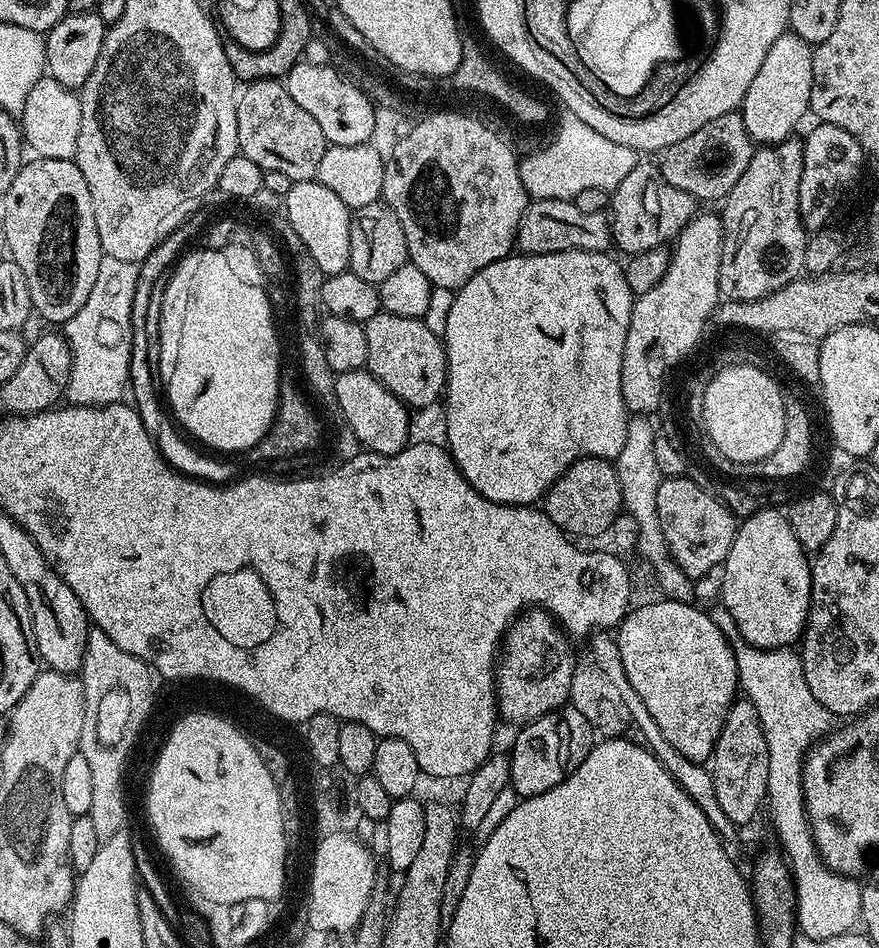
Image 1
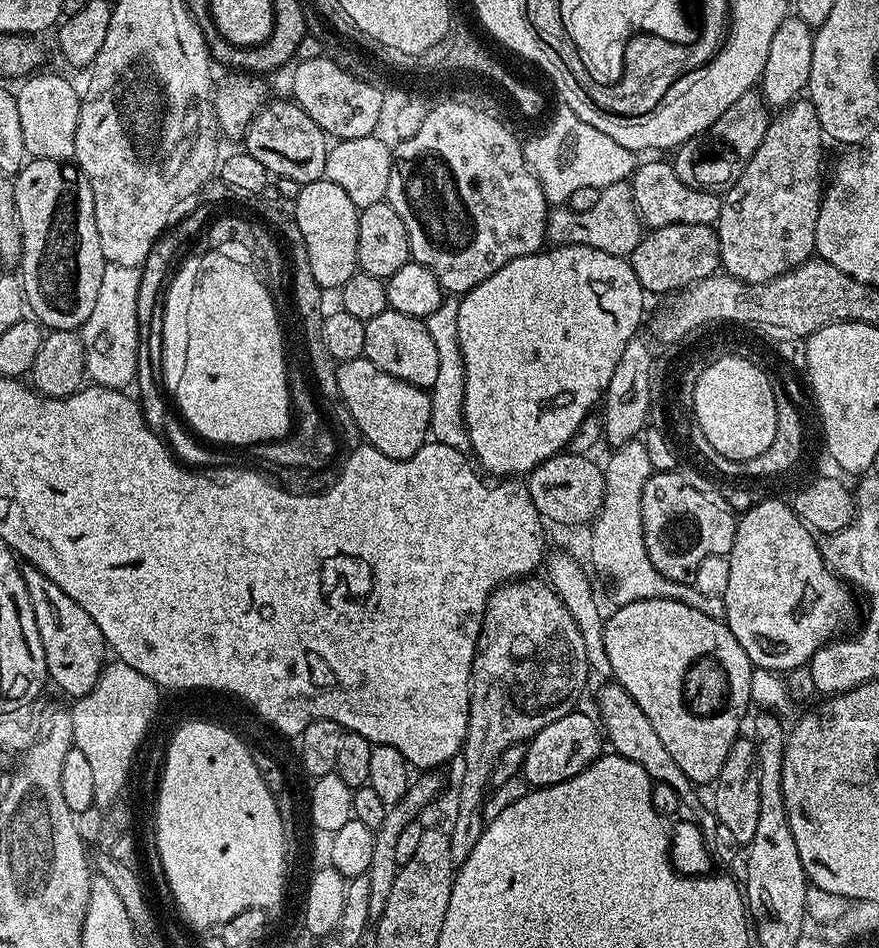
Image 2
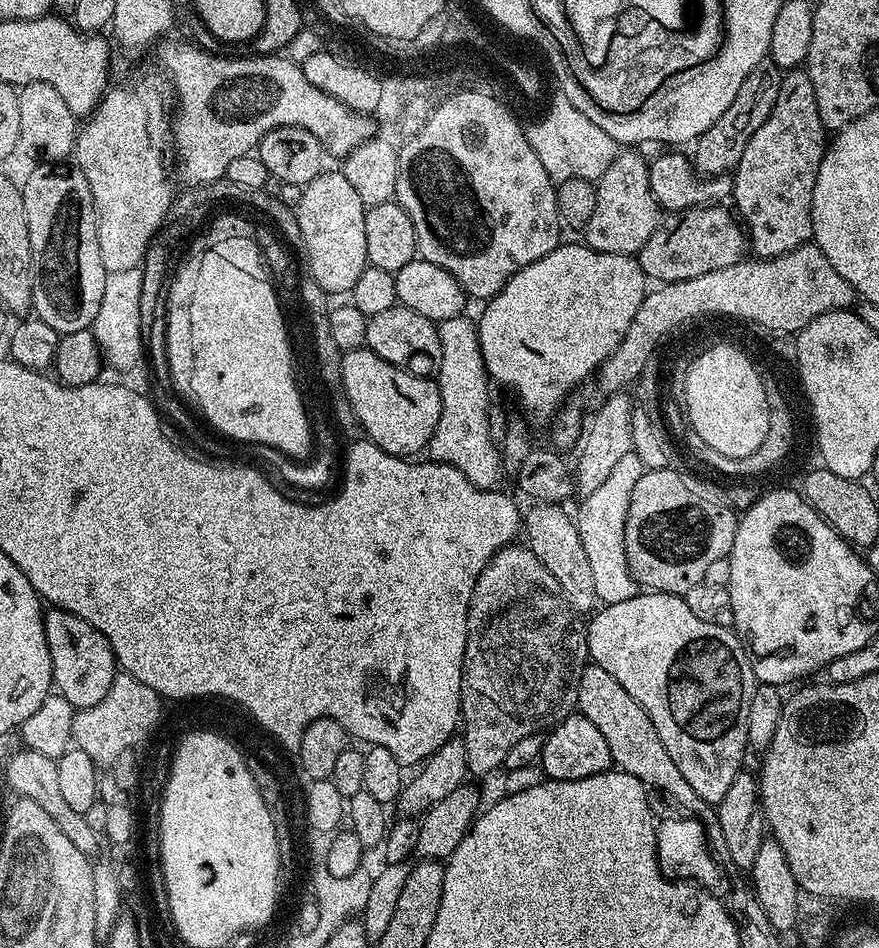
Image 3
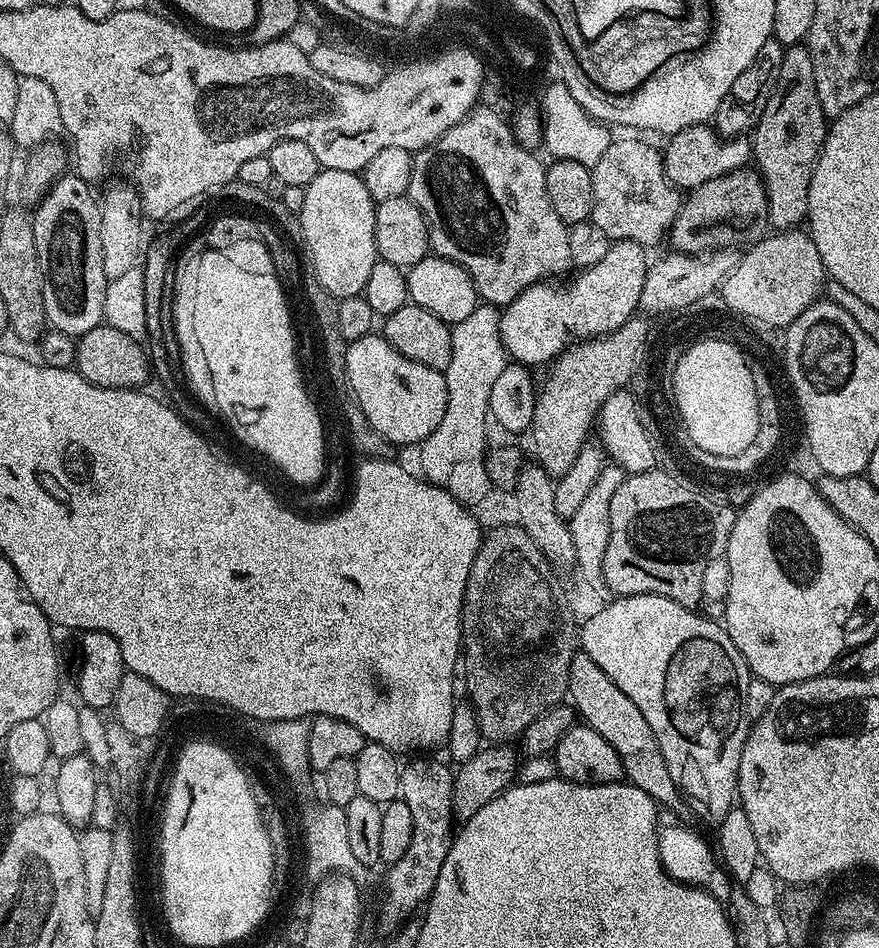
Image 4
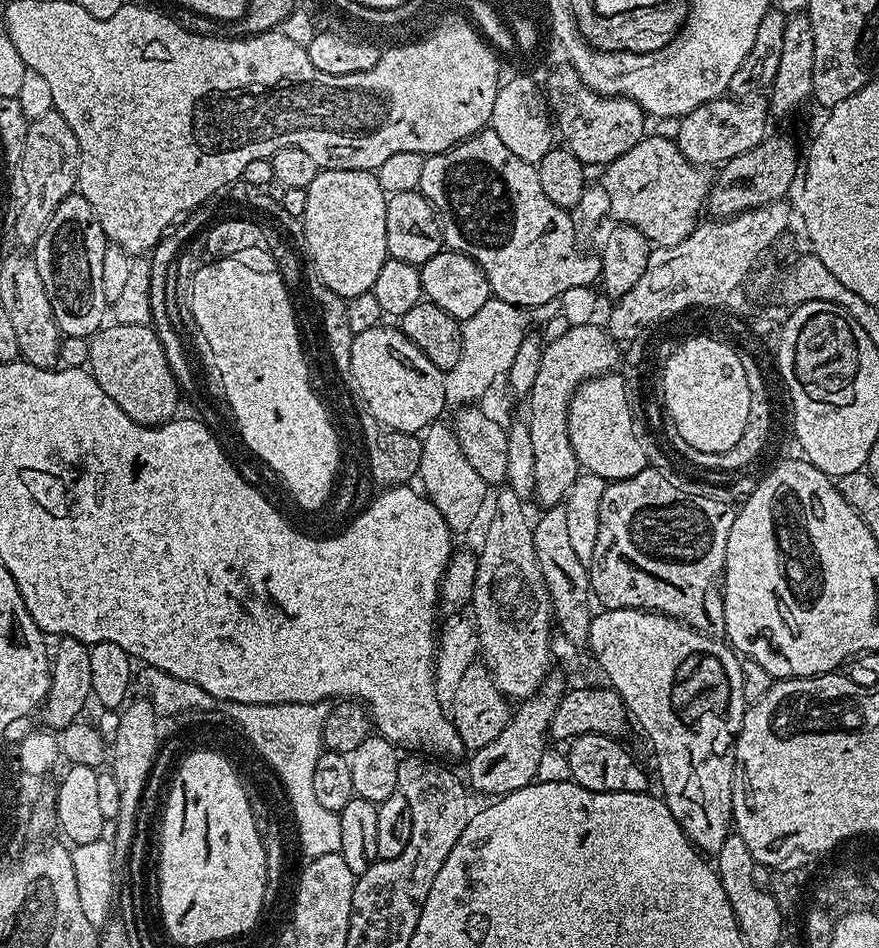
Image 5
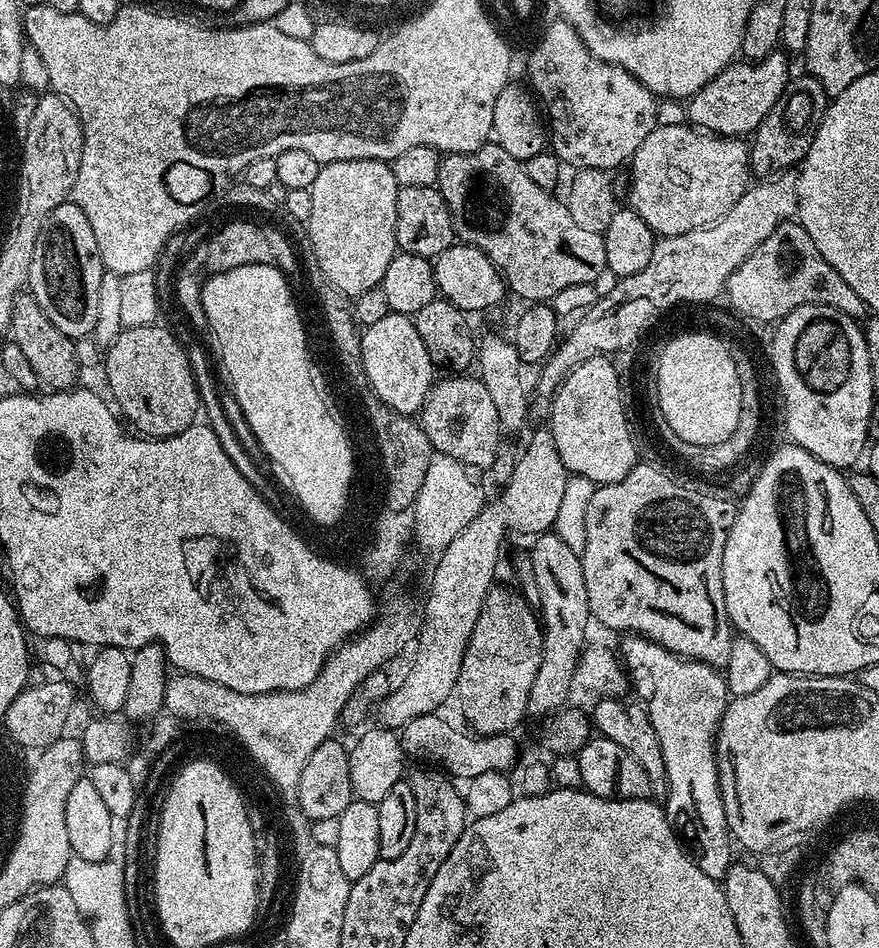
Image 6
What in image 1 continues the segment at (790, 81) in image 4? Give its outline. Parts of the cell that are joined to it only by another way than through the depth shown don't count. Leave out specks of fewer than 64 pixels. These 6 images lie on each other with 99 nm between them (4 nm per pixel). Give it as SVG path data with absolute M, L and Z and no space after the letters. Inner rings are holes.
M789 138L780 144L760 146L750 158L742 178L734 182L734 190L724 197L724 212L720 221L724 227L722 238L722 258L720 259L720 277L718 286L724 300L754 302L782 290L790 281L797 279L804 272L806 246L810 235L804 226L800 213L800 187L804 169L804 145L799 139Z

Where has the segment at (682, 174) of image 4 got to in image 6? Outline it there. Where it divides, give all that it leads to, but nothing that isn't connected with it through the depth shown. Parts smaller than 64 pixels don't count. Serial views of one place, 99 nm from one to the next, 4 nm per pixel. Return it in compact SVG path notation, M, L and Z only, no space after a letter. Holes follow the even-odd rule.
M777 50L759 62L733 62L726 65L687 101L687 119L695 127L714 132L717 136L744 138L755 133L788 85L790 71L787 59L789 57L783 51Z

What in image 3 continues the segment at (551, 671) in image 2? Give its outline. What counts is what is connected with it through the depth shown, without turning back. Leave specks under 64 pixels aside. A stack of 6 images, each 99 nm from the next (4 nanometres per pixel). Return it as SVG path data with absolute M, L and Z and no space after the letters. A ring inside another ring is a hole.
M511 544L496 552L490 563L483 568L482 574L475 580L472 587L471 602L468 607L467 618L467 642L466 654L463 656L463 676L460 687L460 712L462 721L462 739L466 746L466 758L468 759L468 771L473 777L488 776L497 767L503 765L506 754L510 754L510 746L515 746L522 738L535 732L543 733L546 729L553 727L568 715L573 713L577 705L577 690L581 672L587 666L588 655L588 635L587 627L576 609L561 594L558 582L550 574L550 570L542 565L527 546Z

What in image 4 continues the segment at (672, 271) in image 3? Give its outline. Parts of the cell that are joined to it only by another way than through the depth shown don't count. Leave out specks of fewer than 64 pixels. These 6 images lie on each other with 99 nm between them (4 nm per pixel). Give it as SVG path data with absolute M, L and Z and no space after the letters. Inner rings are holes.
M745 166L691 189L683 197L666 240L677 252L698 256L717 250L736 250L739 244L751 245L765 235L769 224L764 180L755 167Z

